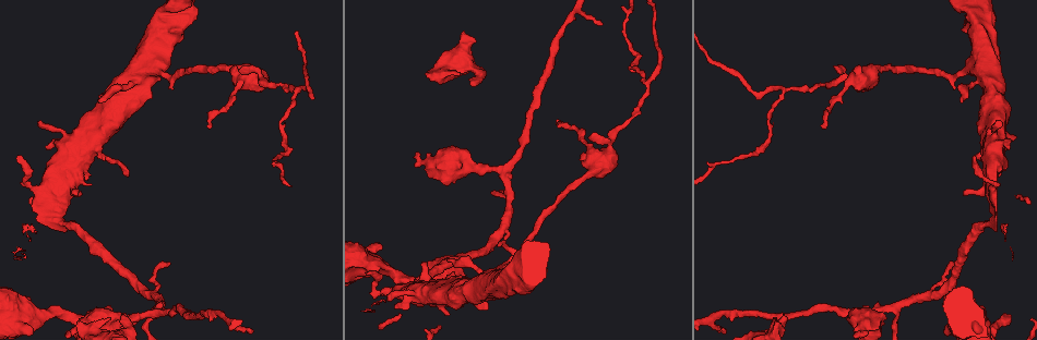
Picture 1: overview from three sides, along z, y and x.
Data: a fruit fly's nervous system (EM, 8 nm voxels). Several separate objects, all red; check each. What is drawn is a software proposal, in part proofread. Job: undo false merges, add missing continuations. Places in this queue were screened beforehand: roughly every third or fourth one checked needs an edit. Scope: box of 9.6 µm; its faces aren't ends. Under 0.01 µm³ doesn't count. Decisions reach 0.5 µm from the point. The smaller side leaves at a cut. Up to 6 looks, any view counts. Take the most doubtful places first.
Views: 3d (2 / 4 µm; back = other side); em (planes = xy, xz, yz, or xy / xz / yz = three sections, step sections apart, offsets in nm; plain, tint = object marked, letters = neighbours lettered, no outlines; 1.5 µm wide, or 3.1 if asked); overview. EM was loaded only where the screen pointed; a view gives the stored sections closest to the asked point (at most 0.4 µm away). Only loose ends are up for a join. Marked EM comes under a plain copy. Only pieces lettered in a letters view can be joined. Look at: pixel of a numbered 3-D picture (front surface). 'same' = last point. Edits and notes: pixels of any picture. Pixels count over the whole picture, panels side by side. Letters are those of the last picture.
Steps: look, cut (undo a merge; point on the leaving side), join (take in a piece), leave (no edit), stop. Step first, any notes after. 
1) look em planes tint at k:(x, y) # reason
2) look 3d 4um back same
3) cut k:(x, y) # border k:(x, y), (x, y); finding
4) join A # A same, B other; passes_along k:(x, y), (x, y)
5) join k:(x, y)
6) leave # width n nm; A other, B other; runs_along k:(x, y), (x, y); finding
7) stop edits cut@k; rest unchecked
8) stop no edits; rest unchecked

look em yz step 4 tint at 1:(123, 315)

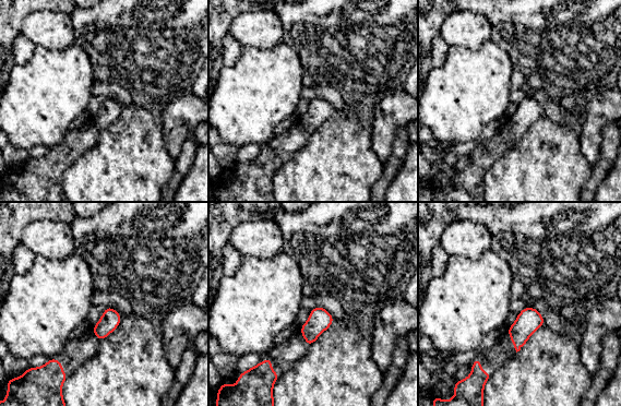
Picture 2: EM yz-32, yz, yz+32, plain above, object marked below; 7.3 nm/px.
look em planes letters same # another direction

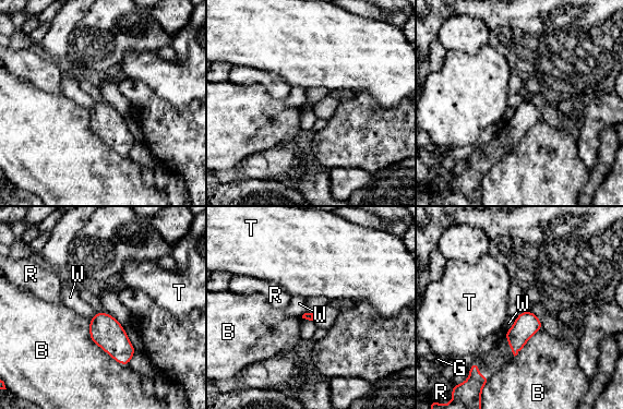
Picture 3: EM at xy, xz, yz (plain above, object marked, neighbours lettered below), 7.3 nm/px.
leave # longest_contact B 440 nm; B other, G other, R other, T other, W other; border 3:(515, 320), (506, 331); no lettered piece goes on from it

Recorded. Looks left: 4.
look 3d 2um at 1:(166, 267) # tapers out

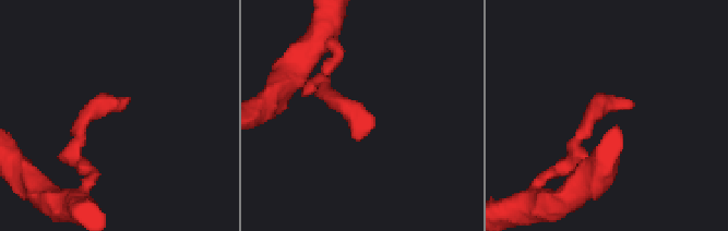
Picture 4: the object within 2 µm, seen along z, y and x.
look em yz step 8 tint at 4:(634, 105)

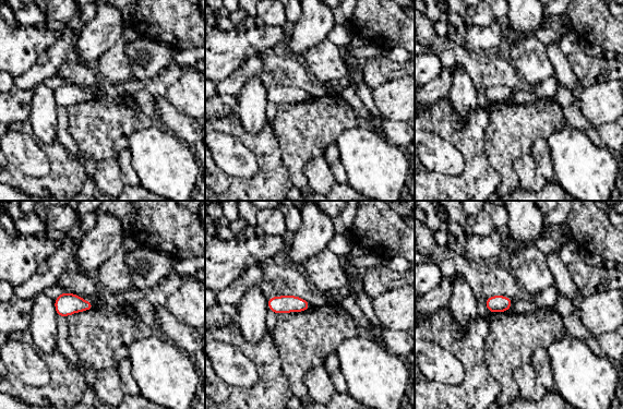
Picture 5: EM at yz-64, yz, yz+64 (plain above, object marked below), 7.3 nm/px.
look em planes letters same

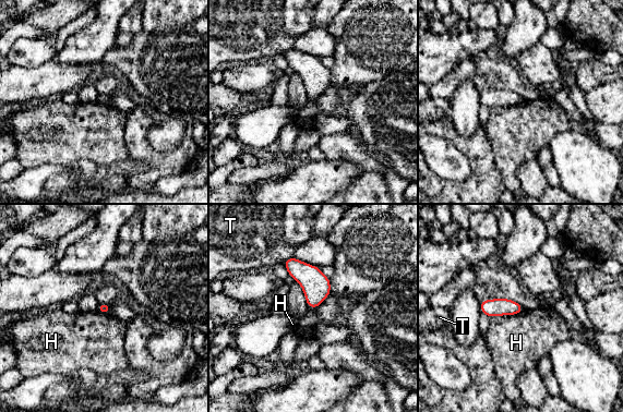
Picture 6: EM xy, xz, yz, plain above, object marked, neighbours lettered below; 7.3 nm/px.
leave # width 70 nm; H other, T other; border 6:(523, 308), (516, 314), (490, 318); none of them fits

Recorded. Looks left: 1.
stop no edits; rest unchecked

